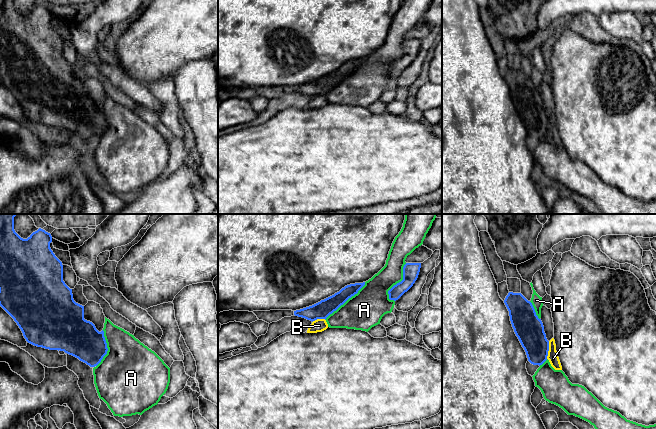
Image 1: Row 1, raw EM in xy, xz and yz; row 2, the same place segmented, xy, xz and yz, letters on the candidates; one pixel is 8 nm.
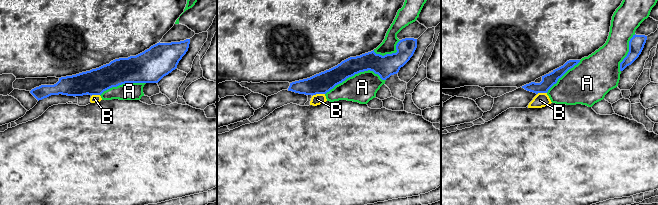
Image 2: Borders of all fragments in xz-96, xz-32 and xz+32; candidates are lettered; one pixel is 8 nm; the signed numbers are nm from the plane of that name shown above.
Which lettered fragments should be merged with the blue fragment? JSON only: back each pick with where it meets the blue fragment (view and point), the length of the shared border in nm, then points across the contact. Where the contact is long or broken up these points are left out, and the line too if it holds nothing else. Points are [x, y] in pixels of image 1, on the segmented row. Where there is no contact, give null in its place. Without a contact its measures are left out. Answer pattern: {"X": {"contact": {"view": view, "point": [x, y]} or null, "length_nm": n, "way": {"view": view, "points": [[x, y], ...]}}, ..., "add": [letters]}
{"add": []}

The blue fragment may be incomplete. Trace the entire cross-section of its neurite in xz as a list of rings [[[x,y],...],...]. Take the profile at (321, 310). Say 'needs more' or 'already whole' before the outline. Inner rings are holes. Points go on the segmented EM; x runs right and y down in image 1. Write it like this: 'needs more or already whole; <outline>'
already whole; [[[363,283],[350,284],[342,288],[339,292],[334,295],[321,300],[320,302],[294,311],[294,315],[305,318],[310,321],[317,319],[325,319],[336,311],[341,305],[343,305],[349,298],[358,293],[358,291],[365,285]]]

